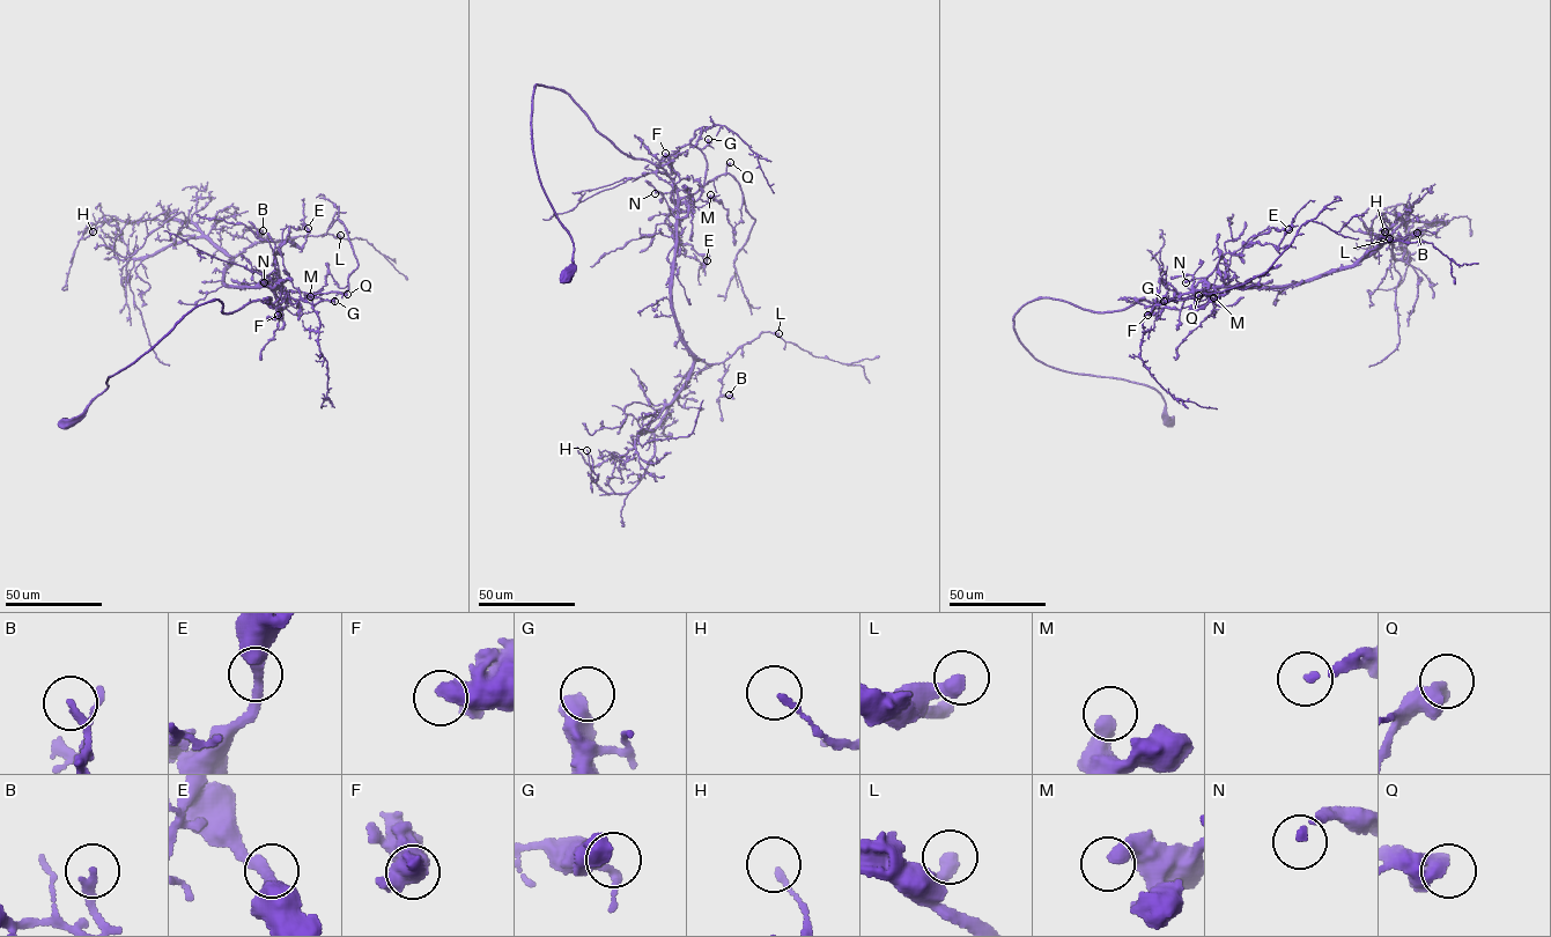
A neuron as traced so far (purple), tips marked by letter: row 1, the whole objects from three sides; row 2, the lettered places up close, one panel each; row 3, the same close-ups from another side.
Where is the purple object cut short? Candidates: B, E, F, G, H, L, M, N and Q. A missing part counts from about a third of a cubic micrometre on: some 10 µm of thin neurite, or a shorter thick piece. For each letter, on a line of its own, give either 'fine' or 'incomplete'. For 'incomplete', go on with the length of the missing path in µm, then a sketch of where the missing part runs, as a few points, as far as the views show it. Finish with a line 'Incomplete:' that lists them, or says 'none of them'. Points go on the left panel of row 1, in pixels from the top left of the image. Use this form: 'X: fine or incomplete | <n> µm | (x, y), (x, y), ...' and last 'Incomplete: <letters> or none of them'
B: fine
E: fine
F: fine
G: fine
H: fine
L: fine
M: fine
N: incomplete | 45 µm | (264, 282), (252, 309), (238, 308)
Q: incomplete | 20 µm
Incomplete: N, Q

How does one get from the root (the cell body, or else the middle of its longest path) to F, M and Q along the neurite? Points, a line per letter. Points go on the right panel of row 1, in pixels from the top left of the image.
F: (1169, 423), (1156, 390), (1047, 366), (1013, 325), (1042, 297), (1095, 311), (1184, 300), (1147, 315)
M: (1169, 423), (1150, 386), (1036, 360), (1014, 317), (1042, 297), (1112, 311), (1193, 290), (1213, 297)
Q: (1169, 423), (1150, 386), (1036, 360), (1013, 319), (1042, 297), (1112, 311), (1206, 292), (1198, 295)

